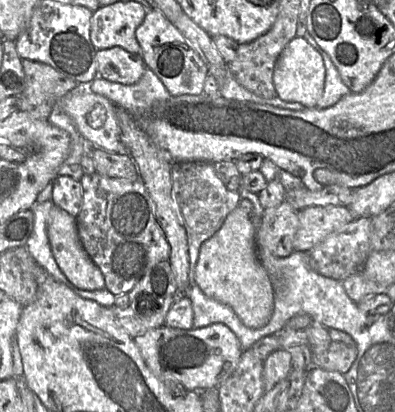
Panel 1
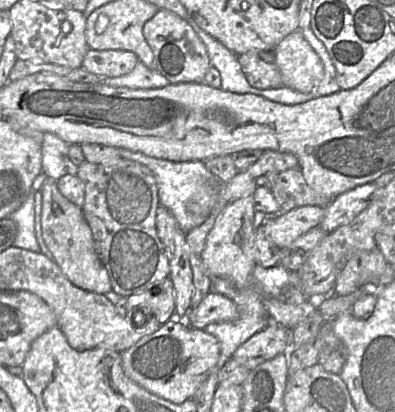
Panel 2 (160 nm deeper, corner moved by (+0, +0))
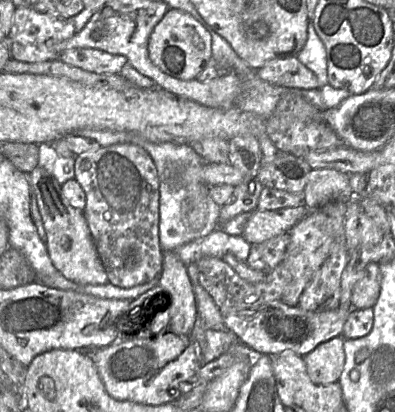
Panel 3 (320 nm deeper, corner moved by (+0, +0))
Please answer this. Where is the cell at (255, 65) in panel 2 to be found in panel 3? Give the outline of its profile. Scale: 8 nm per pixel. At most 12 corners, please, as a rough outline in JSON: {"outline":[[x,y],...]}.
{"outline":[[295,56],[267,61],[257,76],[272,85],[318,89]]}

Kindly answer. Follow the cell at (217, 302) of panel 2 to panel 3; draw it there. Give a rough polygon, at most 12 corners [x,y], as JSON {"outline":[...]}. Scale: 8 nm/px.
{"outline":[[272,301],[224,316],[256,355],[304,357],[342,335],[349,309]]}

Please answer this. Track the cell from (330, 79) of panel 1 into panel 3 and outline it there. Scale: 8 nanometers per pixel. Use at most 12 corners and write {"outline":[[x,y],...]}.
{"outline":[[308,21],[307,40],[296,57],[328,84],[326,49]]}

